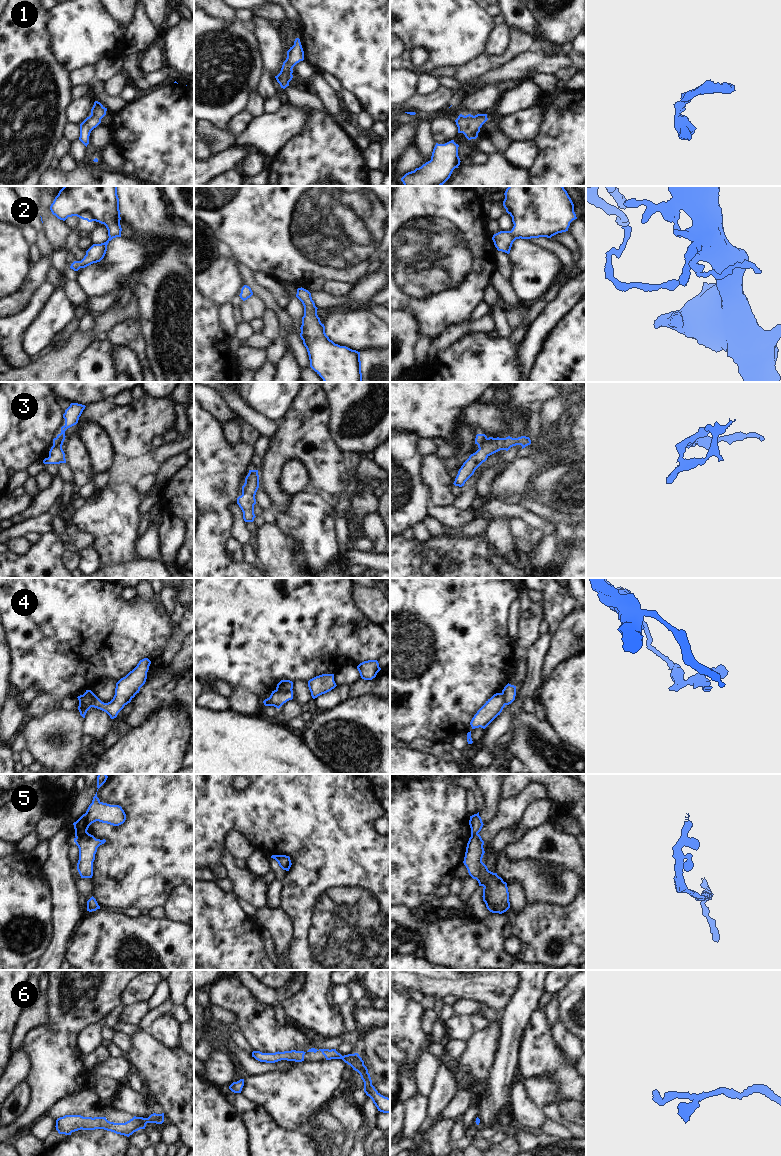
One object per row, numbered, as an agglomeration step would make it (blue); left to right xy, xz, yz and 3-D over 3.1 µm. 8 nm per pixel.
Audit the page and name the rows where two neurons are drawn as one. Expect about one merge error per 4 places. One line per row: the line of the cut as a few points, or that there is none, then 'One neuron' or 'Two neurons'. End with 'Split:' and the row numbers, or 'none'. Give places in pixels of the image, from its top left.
1: No split. One neuron
2: No split. One neuron
3: Split along yz (486, 437), (479, 448). Two neurons
4: Split along xy (78, 699), (82, 696), (91, 696), (92, 706). Two neurons
5: Split along xy (87, 832), (76, 837). Two neurons
6: No split. One neuron
Split: 3, 4, 5.

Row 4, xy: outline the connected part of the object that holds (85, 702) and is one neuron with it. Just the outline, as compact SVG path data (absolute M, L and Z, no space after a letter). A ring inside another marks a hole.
M82 696L78 700L79 700L78 710L80 712L80 715L83 718L85 718L87 711L92 707L93 697L92 696Z

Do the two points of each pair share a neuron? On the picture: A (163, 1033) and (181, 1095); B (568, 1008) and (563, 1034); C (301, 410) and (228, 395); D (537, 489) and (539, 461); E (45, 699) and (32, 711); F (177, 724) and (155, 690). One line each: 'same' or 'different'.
A: different
B: different
C: different
D: different
E: same
F: different

